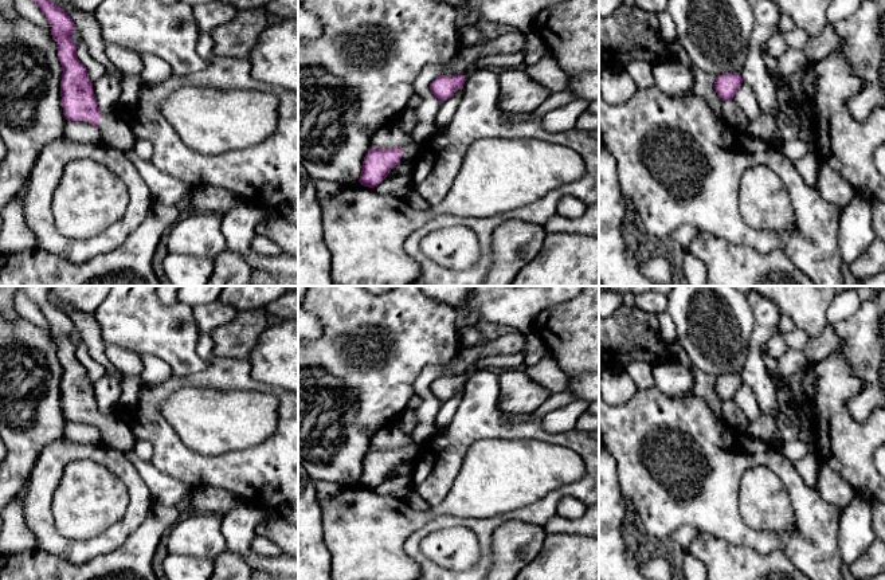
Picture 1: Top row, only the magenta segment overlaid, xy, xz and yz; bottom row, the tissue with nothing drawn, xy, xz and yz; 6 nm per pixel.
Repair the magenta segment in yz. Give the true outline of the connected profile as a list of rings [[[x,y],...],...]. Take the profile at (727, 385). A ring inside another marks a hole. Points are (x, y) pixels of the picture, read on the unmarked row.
[[[724,373],[716,377],[714,391],[723,401],[733,400],[741,384],[740,373]]]

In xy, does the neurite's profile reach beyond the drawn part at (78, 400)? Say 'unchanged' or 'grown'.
grown

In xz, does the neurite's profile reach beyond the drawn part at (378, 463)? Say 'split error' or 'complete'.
split error

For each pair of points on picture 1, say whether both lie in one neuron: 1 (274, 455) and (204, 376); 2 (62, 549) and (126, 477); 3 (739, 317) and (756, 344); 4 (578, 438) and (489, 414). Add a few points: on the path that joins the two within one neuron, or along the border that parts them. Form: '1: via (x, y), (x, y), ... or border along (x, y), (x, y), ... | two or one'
1: via (284, 422), (284, 400), (274, 391), (238, 376) | one
2: via (90, 548), (110, 540), (136, 514), (136, 505) | one
3: border along (750, 302), (754, 329), (743, 365) | two
4: via (556, 437), (543, 435), (529, 426), (510, 426) | one

